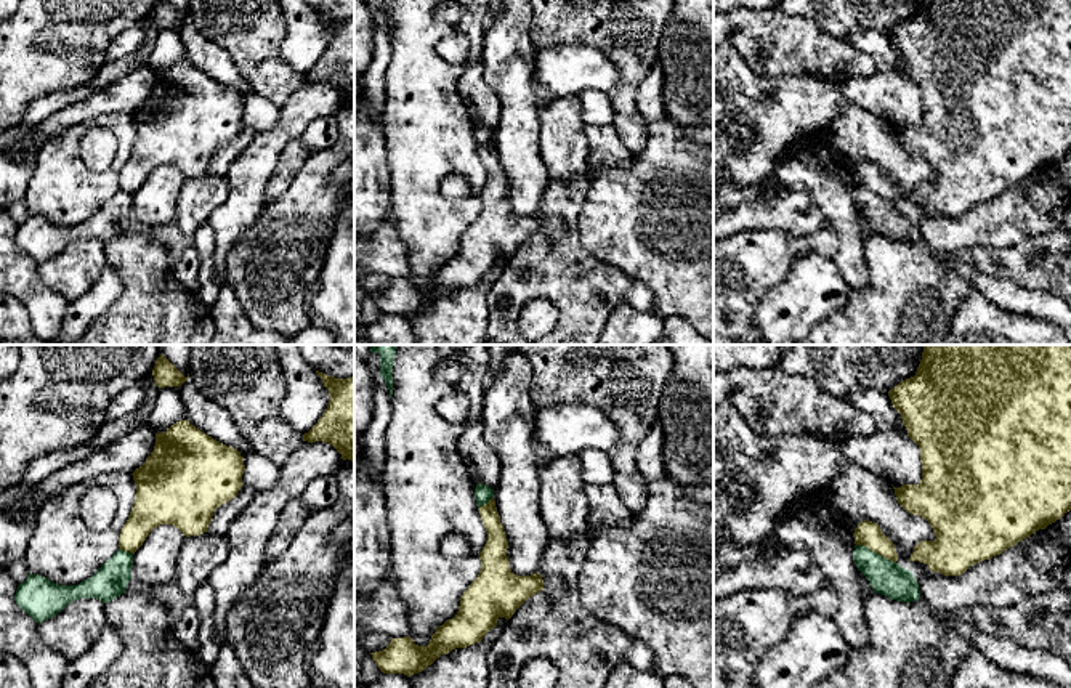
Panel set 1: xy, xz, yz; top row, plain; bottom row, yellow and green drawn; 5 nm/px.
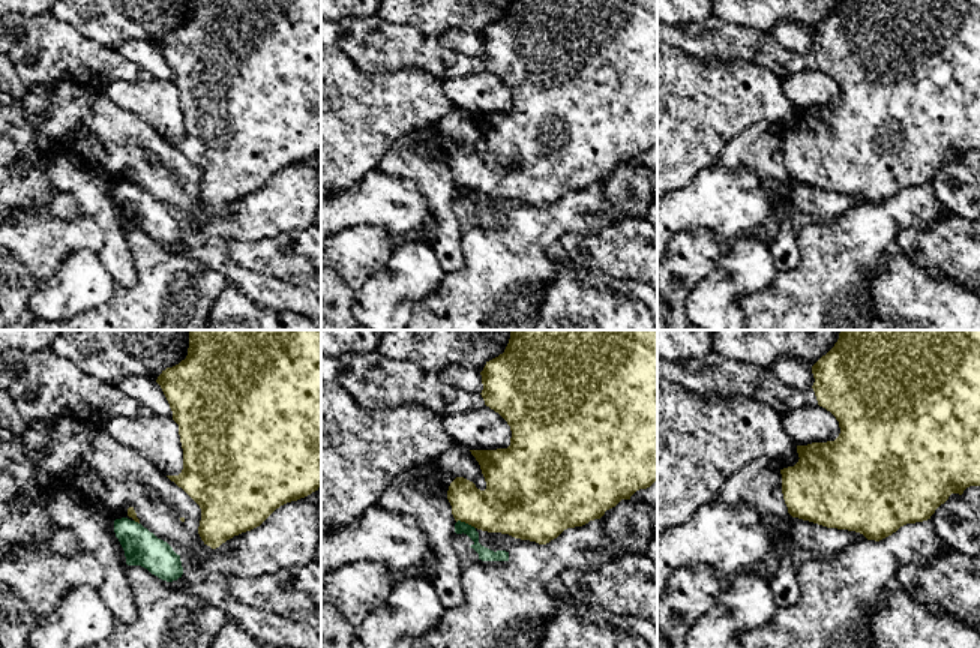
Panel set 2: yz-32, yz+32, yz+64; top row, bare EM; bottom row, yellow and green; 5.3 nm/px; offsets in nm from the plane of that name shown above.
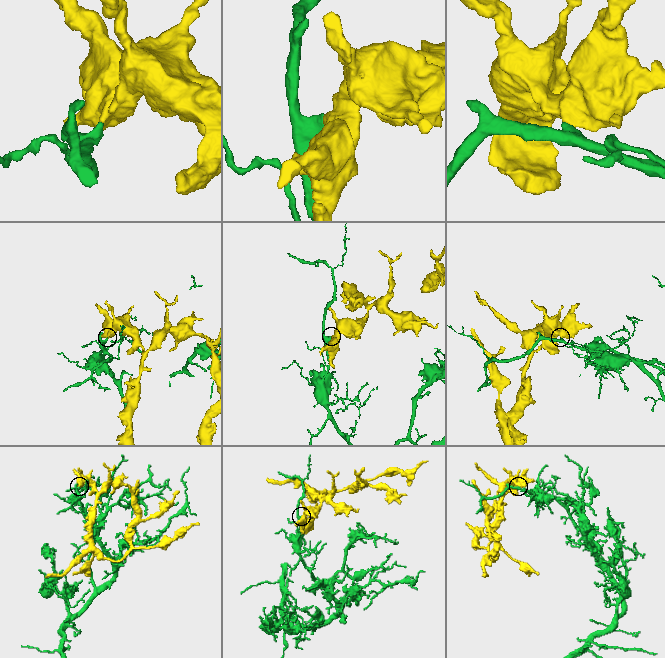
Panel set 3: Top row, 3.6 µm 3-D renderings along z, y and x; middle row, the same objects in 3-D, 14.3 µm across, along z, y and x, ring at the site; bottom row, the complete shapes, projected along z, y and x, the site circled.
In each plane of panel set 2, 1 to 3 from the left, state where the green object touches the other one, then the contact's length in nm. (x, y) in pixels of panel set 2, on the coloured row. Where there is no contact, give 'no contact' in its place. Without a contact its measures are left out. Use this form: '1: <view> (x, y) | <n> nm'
1: yz-32 (137, 521) | 40 nm
2: yz+32 (465, 522) | 110 nm
3: no contact

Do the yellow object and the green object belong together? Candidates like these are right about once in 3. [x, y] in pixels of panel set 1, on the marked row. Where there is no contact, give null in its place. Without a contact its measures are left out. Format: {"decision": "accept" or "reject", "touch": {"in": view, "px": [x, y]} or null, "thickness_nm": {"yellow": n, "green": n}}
{"decision": "reject", "touch": {"in": "yz", "px": [876, 552]}, "thickness_nm": {"yellow": 130, "green": 170}}

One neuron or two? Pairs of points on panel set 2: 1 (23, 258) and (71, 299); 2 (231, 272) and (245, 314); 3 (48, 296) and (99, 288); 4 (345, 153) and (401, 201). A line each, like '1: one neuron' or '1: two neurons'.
1: two neurons
2: two neurons
3: one neuron
4: two neurons

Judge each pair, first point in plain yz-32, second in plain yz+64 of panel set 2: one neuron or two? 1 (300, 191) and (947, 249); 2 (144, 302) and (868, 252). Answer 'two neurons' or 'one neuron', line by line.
1: two neurons
2: one neuron

